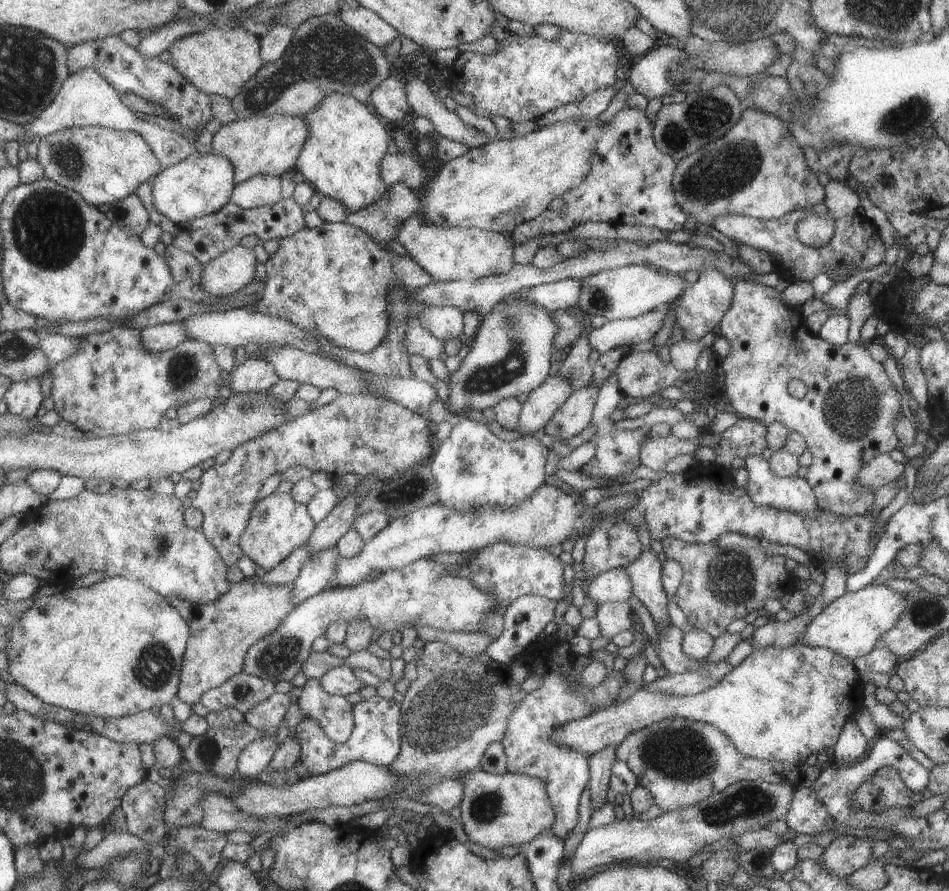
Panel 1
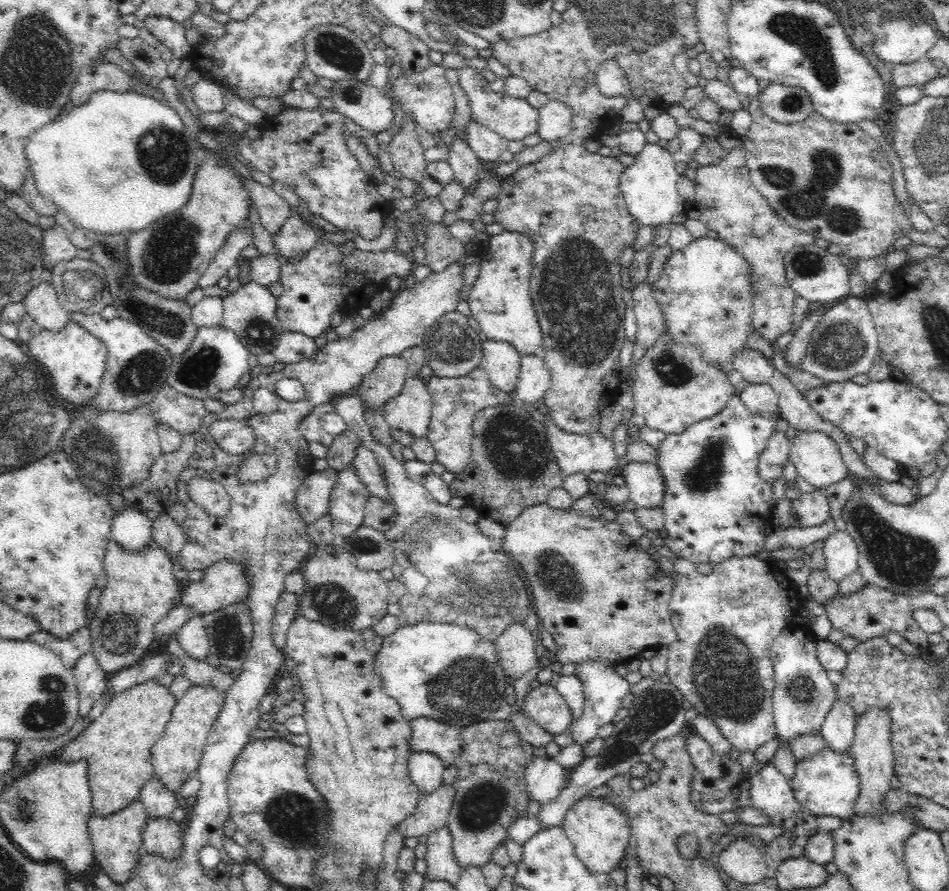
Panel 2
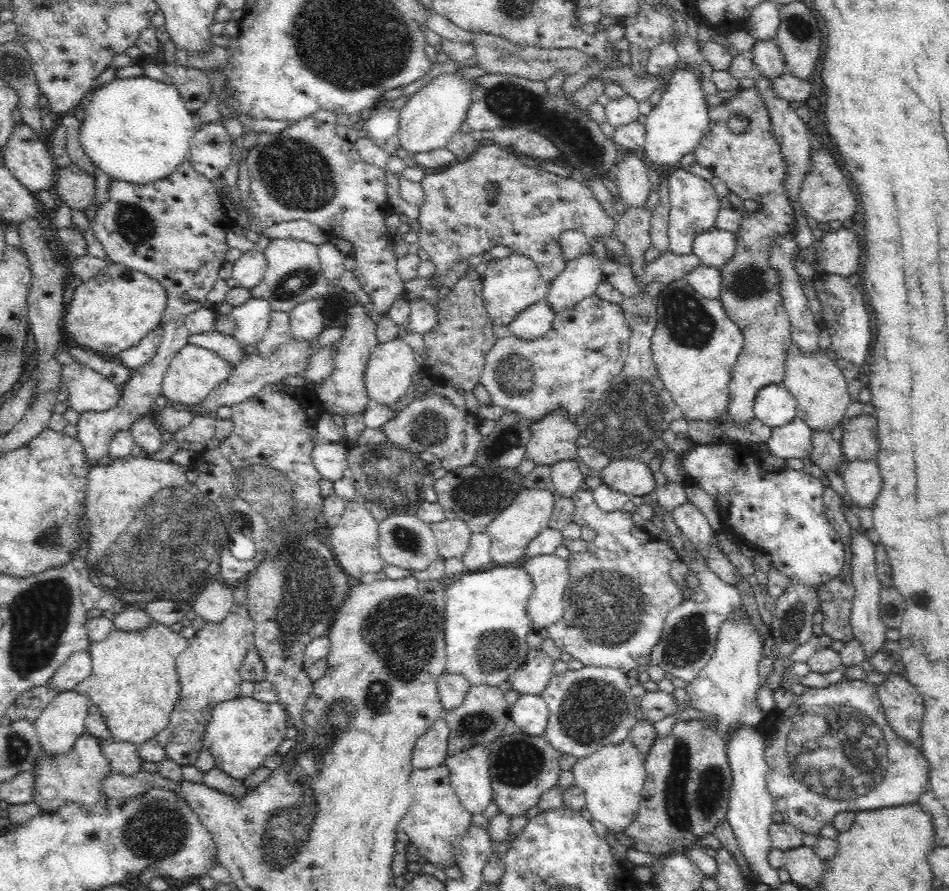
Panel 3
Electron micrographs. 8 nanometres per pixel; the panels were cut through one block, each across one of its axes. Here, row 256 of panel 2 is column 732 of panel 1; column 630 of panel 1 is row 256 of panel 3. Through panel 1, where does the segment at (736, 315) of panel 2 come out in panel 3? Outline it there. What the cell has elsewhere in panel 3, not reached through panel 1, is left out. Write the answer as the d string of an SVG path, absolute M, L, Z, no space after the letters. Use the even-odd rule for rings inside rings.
M715 226L696 234L692 240L691 252L696 255L700 264L715 269L724 266L734 257L735 235Z

